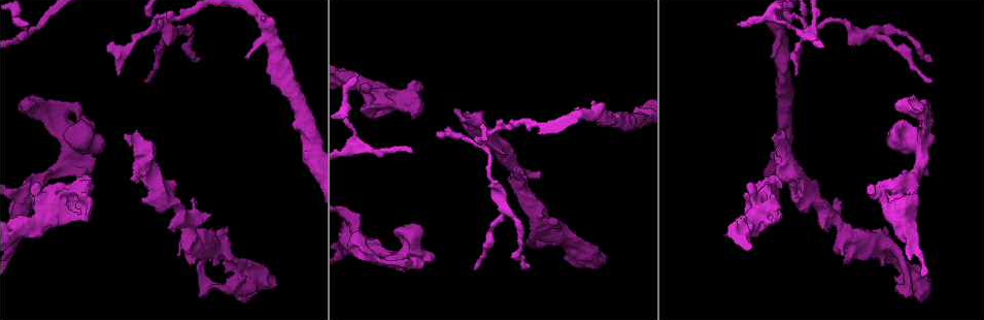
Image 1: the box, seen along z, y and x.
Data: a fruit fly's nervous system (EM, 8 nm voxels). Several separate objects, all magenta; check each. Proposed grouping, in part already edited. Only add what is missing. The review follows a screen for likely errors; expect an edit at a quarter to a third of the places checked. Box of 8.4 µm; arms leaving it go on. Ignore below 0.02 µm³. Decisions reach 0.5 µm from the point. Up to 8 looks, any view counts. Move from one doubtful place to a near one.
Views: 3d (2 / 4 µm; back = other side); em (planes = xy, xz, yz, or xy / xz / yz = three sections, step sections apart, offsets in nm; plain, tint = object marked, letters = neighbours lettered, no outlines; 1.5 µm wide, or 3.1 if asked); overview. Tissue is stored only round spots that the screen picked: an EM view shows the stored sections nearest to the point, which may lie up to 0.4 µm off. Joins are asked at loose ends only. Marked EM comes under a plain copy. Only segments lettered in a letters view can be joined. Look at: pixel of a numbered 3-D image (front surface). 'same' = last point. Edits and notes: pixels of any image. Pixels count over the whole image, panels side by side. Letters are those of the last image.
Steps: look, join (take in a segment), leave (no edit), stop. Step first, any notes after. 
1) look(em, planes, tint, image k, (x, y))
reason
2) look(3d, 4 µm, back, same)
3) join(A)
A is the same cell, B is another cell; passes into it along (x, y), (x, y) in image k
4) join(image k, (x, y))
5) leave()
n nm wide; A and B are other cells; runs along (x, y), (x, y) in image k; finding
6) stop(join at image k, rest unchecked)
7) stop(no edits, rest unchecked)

look(em, xz, step 8, letters, image 1, (46, 127))
branch stops here

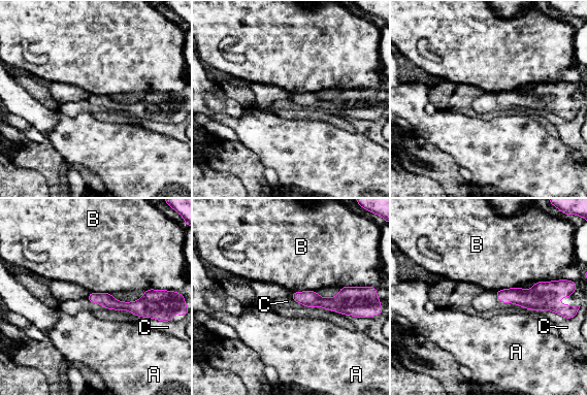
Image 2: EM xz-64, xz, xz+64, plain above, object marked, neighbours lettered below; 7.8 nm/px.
leave()
A, B and C are other cells; border along (495, 291), (495, 297), (506, 303) in image 2; no lettered segment goes on from it

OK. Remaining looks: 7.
look(em, planes, letters, image 1, (86, 213))
an open end

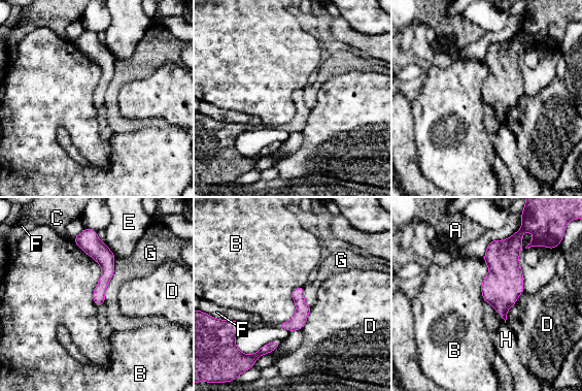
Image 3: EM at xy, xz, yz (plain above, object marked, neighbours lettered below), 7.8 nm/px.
leave()
A, B, C, D, E, F, G and H are other cells; runs along (90, 234), (106, 260), (99, 302) in image 3; no lettered segment goes on from it

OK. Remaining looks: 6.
look(em, planes, tint, image 1, (209, 214))
free end

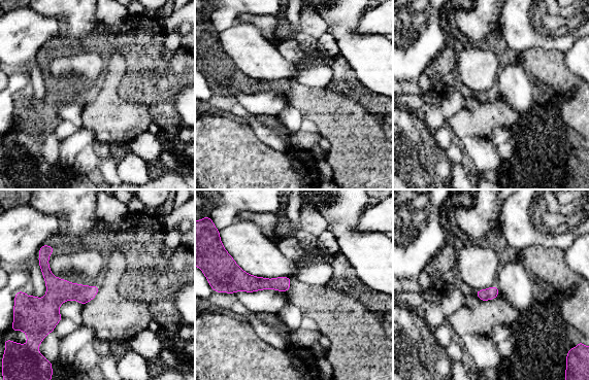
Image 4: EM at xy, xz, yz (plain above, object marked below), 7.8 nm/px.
look(em, planes, letters, same)

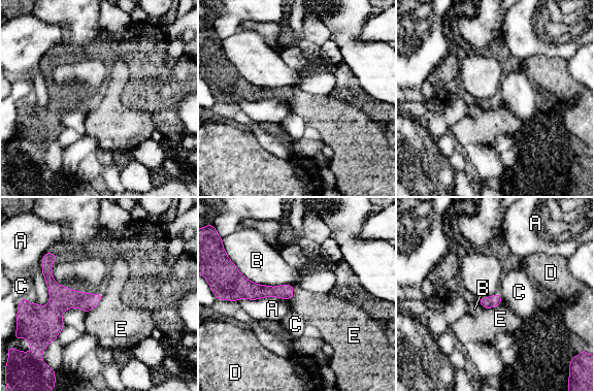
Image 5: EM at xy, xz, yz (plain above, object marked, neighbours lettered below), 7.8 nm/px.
leave()
A, B, C, D and E are other cells; runs along (291, 287), (286, 291), (236, 291) in image 5; no lettered segment goes on from it

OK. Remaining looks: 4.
stop(no edits, rest unchecked)

